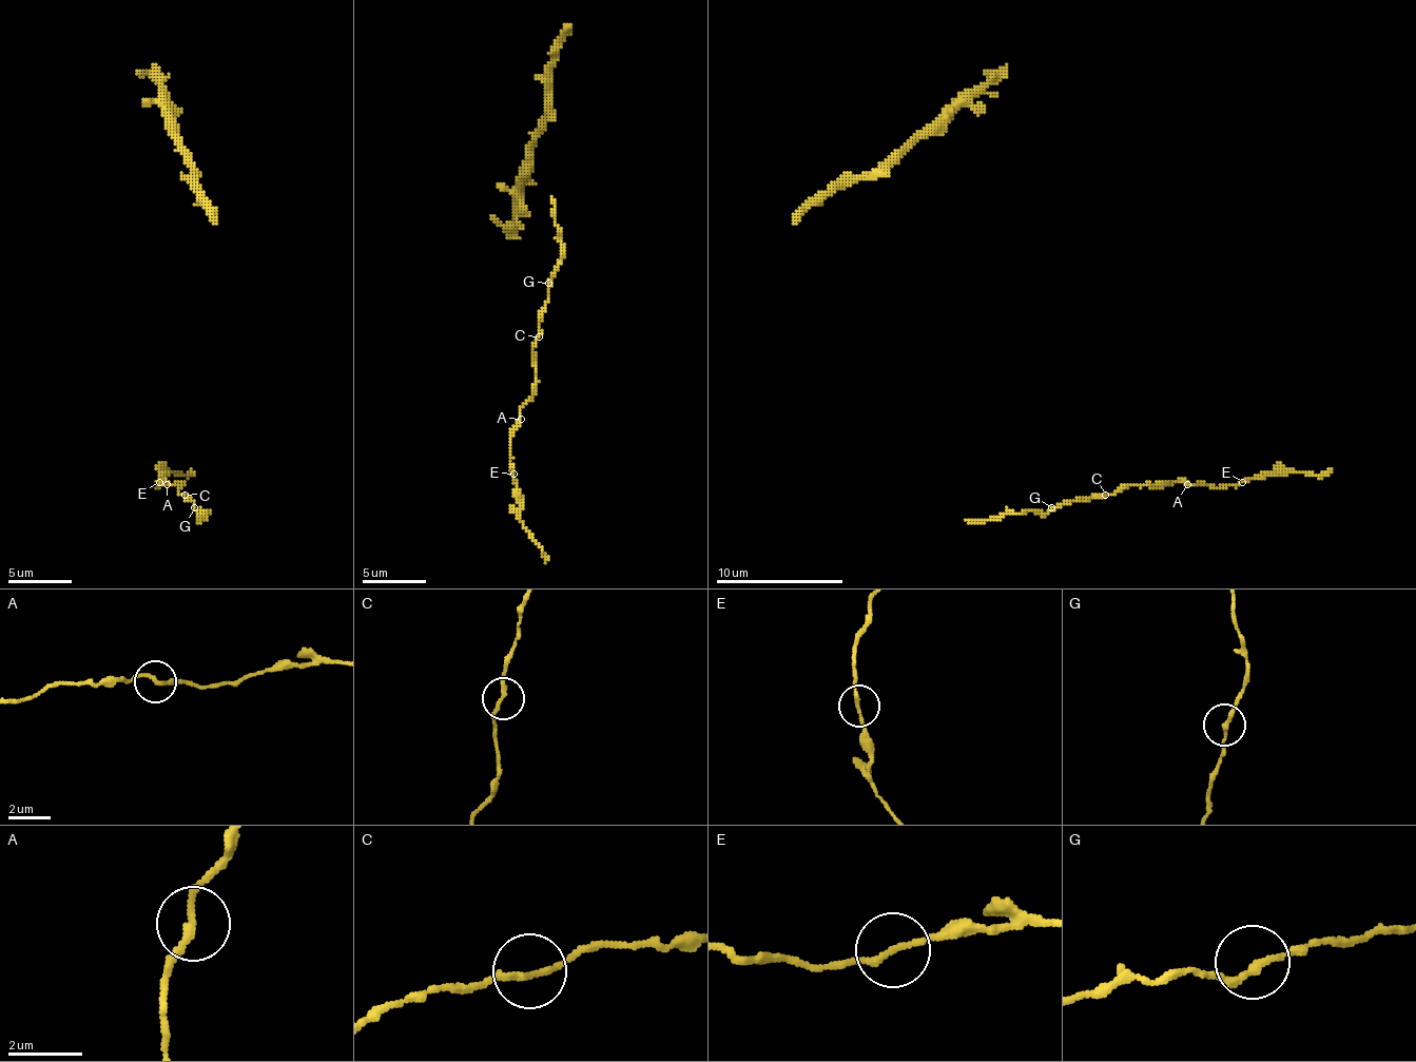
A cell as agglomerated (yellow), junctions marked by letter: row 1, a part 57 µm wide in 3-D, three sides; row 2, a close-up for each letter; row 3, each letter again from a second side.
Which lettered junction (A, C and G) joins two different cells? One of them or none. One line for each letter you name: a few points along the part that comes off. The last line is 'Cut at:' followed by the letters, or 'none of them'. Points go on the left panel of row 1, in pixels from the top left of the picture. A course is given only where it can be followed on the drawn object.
Cut at: none of them

